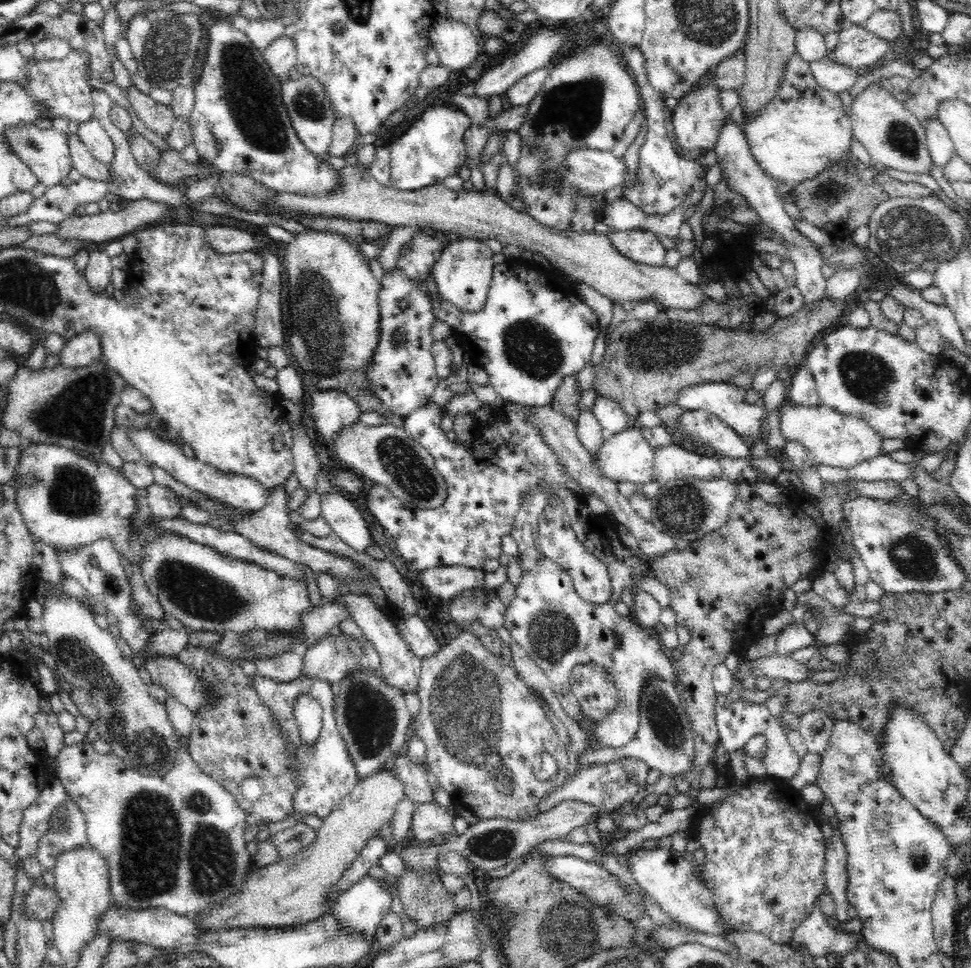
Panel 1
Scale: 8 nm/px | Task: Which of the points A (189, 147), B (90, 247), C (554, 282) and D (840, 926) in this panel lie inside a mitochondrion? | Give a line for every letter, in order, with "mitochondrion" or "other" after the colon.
A: other
B: other
C: other
D: other

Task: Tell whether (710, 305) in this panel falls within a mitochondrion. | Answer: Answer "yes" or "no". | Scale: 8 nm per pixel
no

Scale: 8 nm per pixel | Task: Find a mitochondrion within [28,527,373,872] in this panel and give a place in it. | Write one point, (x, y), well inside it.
(145, 747)

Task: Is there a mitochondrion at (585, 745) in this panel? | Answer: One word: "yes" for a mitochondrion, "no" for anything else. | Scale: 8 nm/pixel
no

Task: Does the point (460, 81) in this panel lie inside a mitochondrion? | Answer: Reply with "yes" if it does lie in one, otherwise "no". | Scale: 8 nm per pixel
no

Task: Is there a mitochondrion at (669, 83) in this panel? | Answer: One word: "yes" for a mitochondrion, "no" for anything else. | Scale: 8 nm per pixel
no

